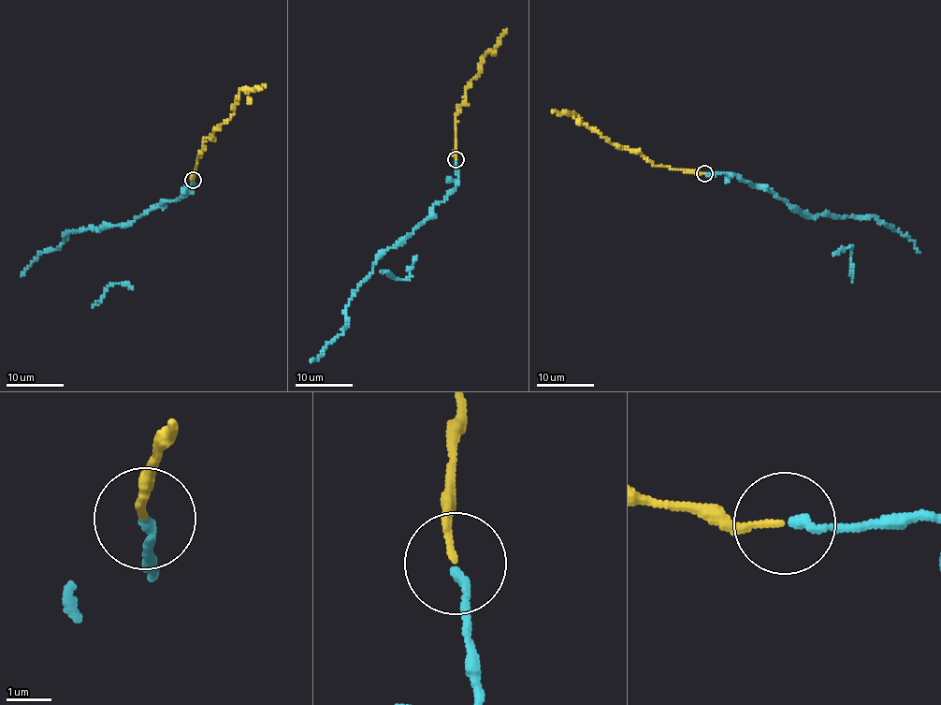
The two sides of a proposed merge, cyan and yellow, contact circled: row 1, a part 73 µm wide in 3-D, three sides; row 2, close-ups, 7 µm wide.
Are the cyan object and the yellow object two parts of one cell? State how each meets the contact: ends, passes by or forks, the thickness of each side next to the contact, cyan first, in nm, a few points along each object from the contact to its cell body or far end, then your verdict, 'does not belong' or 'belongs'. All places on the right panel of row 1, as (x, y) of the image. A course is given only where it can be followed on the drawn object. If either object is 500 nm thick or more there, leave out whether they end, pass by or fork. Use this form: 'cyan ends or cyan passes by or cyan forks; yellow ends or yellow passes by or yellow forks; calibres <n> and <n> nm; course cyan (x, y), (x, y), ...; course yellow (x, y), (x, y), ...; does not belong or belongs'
cyan ends; yellow ends; calibres 190 and 130 nm; course cyan (706, 174), (736, 175), (751, 186), (763, 185), (810, 217), (827, 212), (875, 217), (909, 235), (919, 252); course yellow (704, 174), (654, 165), (639, 153), (608, 142), (576, 114), (551, 111); belongs

